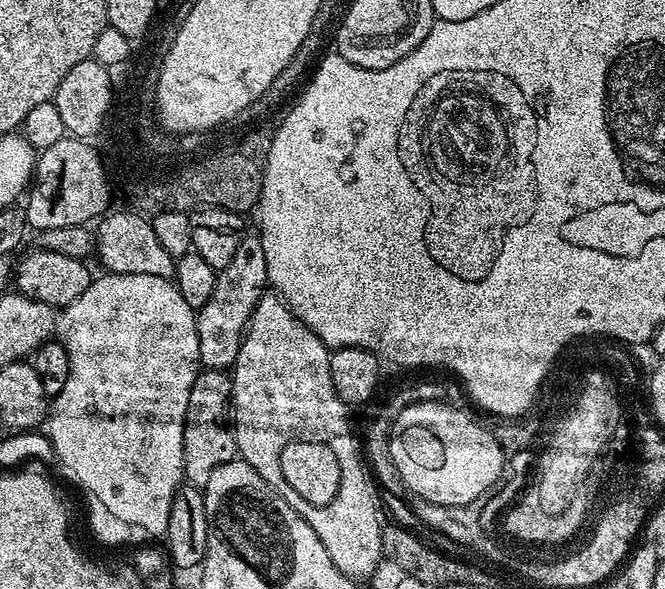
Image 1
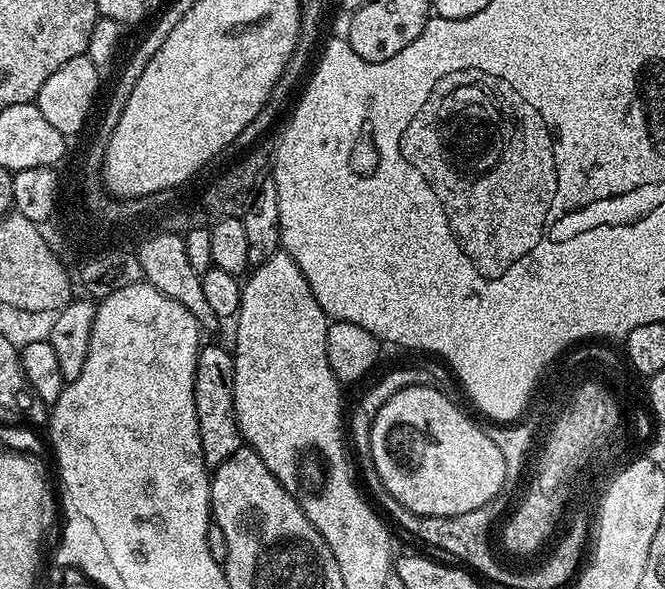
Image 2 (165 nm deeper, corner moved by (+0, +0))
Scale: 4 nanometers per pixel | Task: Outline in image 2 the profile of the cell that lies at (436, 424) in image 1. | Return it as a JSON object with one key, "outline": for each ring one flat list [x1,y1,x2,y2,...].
{"outline":[[415,384,403,388,378,410,370,430,370,454,374,458,374,470,378,470,378,478,382,478,382,486,390,490,406,510,419,516,466,514,496,500,506,487,506,462,501,451,494,446,487,431,483,427,480,429,452,399,435,386]]}

